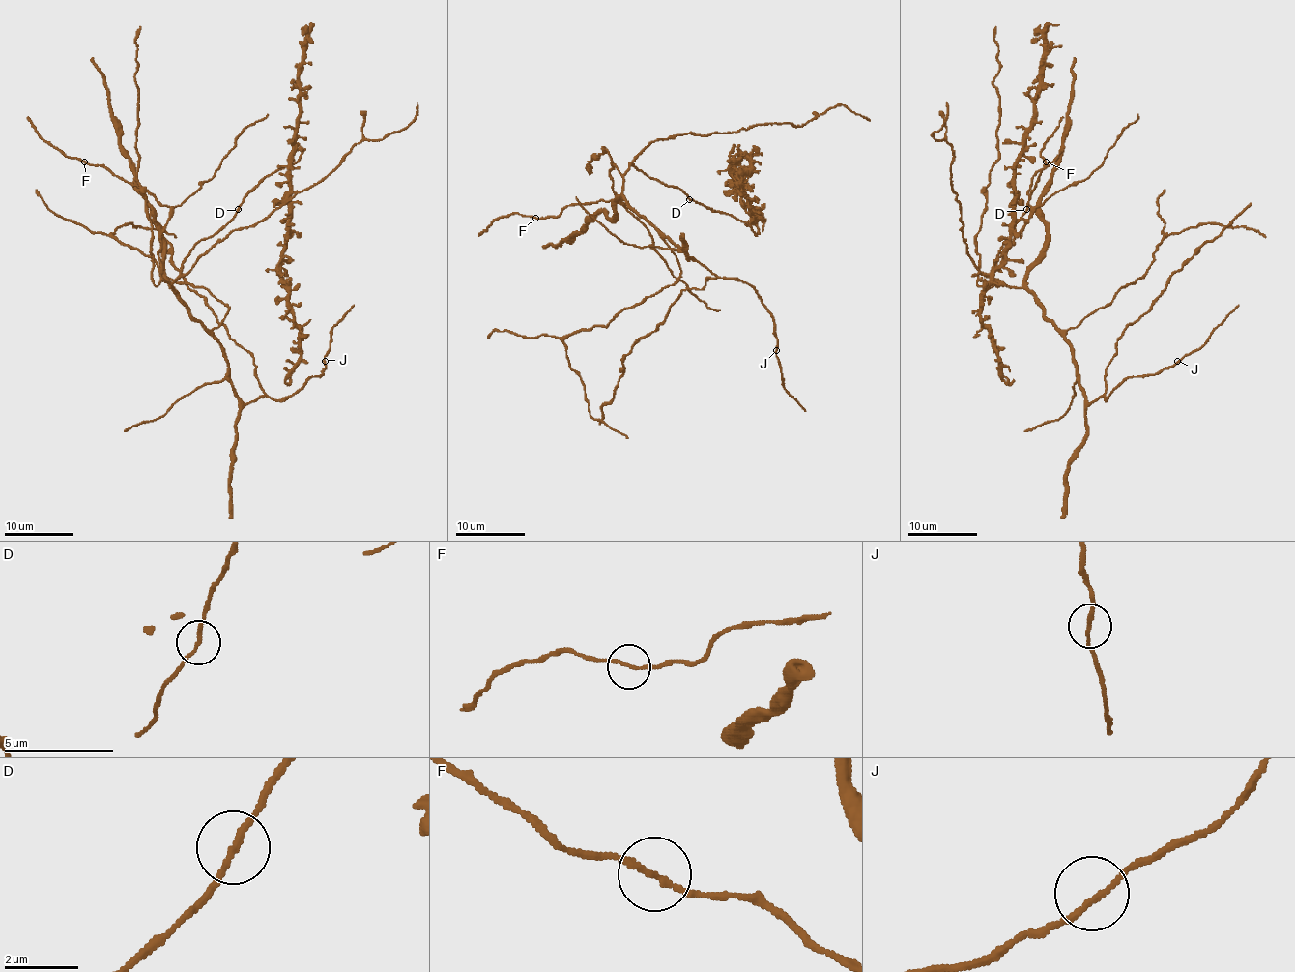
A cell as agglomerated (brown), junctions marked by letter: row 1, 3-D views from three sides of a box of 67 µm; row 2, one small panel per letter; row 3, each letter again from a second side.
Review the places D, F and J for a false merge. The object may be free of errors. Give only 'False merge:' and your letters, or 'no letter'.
False merge: no letter

